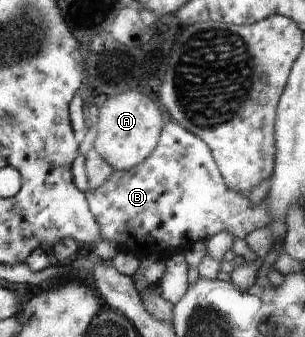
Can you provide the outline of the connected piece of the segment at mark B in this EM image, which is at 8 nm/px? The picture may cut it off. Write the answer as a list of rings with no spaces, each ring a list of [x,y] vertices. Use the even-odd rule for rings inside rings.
[[[171,121],[165,123],[155,150],[143,162],[129,170],[114,171],[105,184],[93,190],[87,189],[85,194],[88,205],[101,226],[103,238],[119,249],[123,244],[121,238],[133,238],[139,242],[153,240],[161,246],[185,247],[185,244],[193,244],[203,238],[210,239],[218,232],[226,230],[235,238],[244,239],[254,230],[271,227],[274,222],[274,214],[270,211],[267,201],[253,204],[246,195],[227,185],[216,165],[212,150],[204,139]]]

